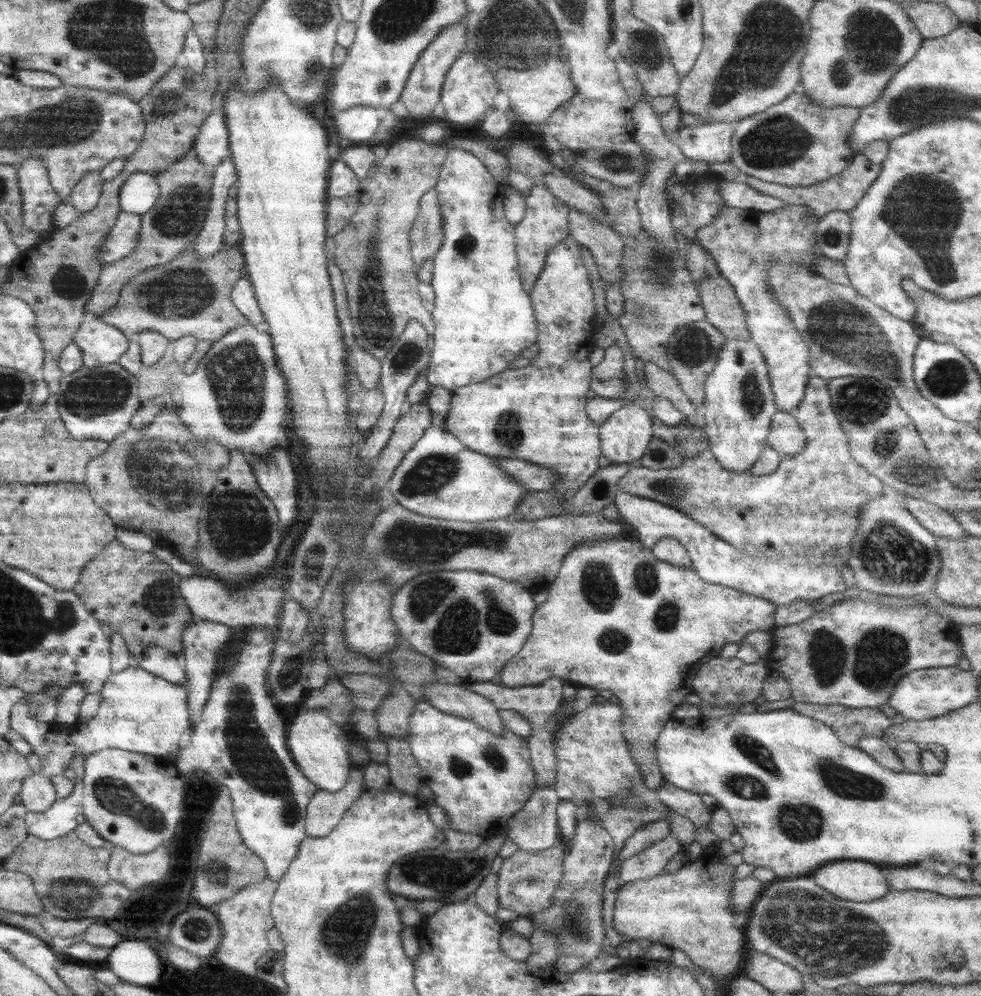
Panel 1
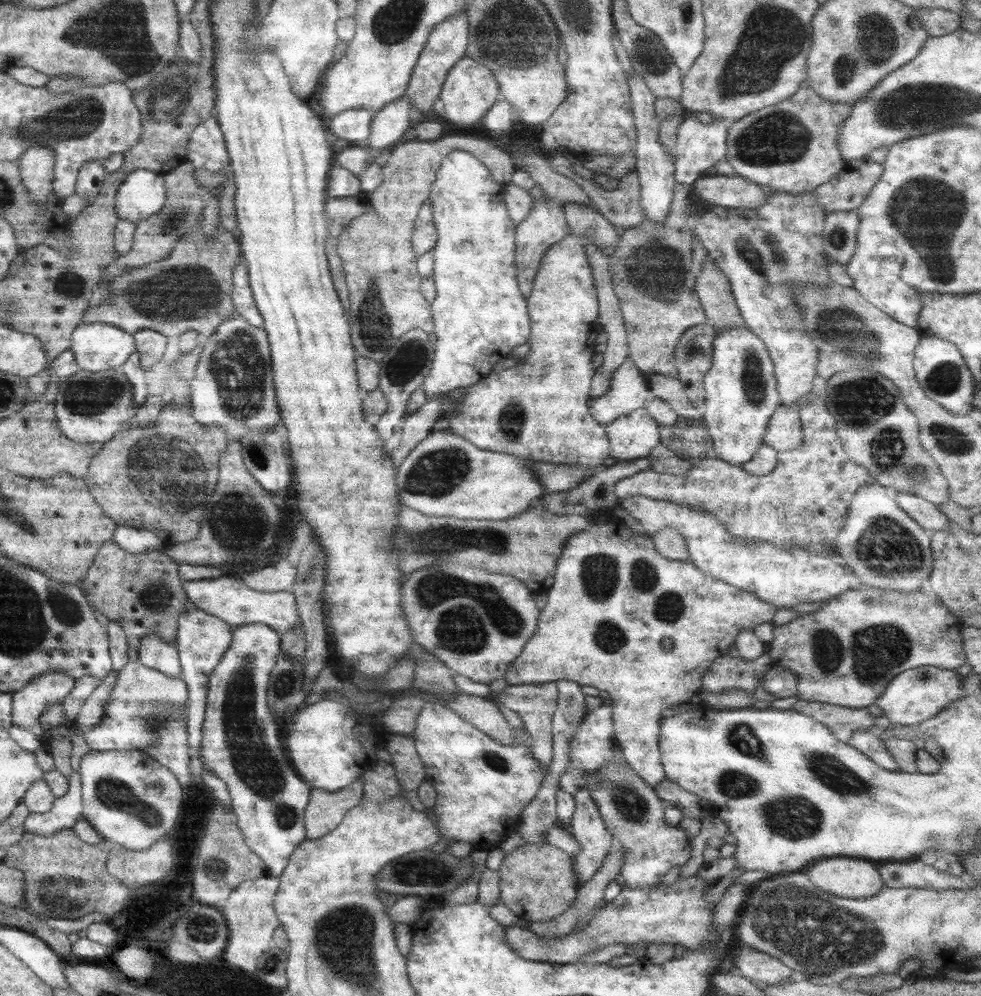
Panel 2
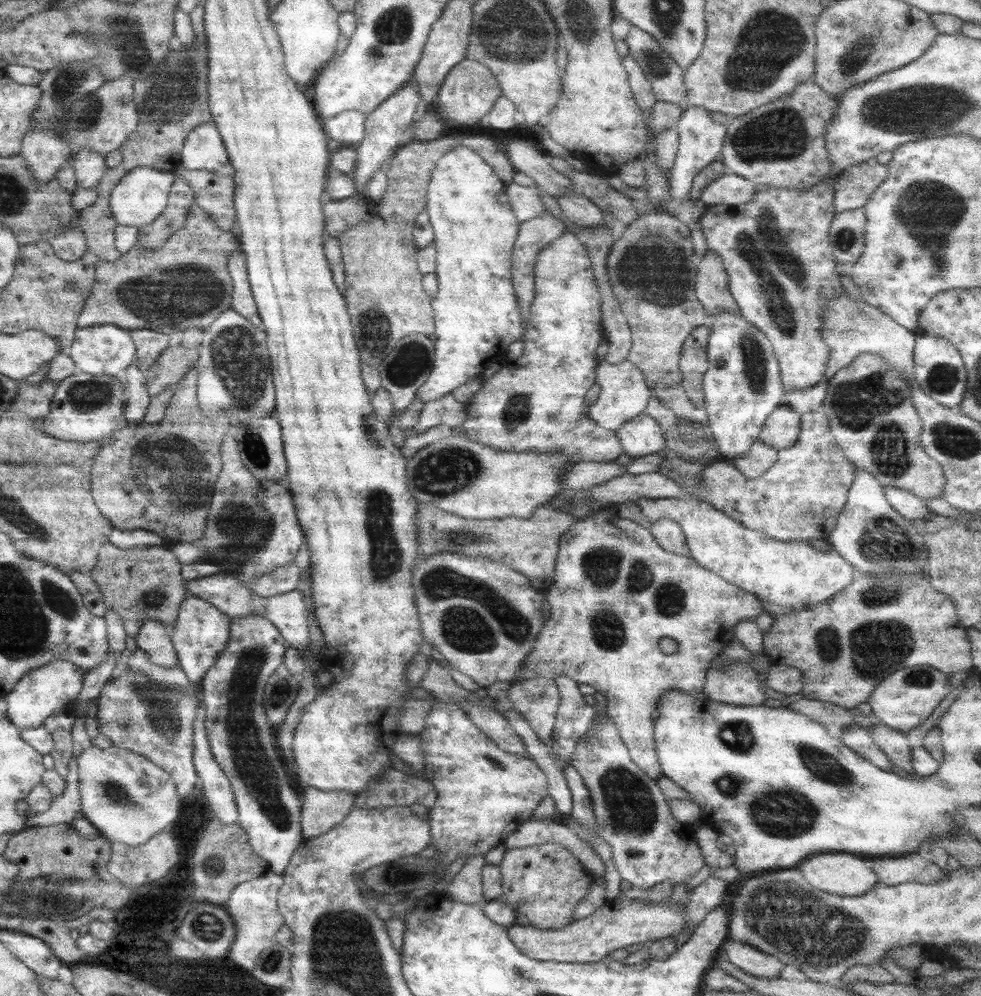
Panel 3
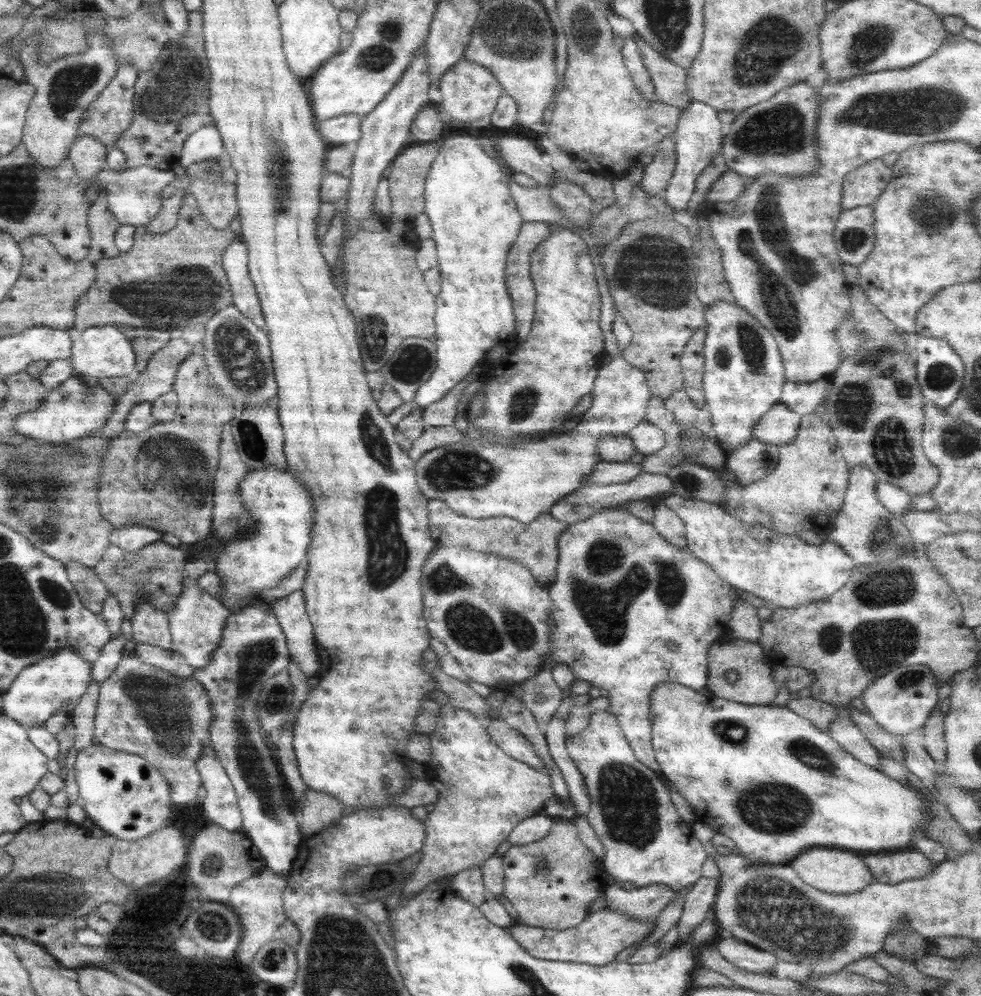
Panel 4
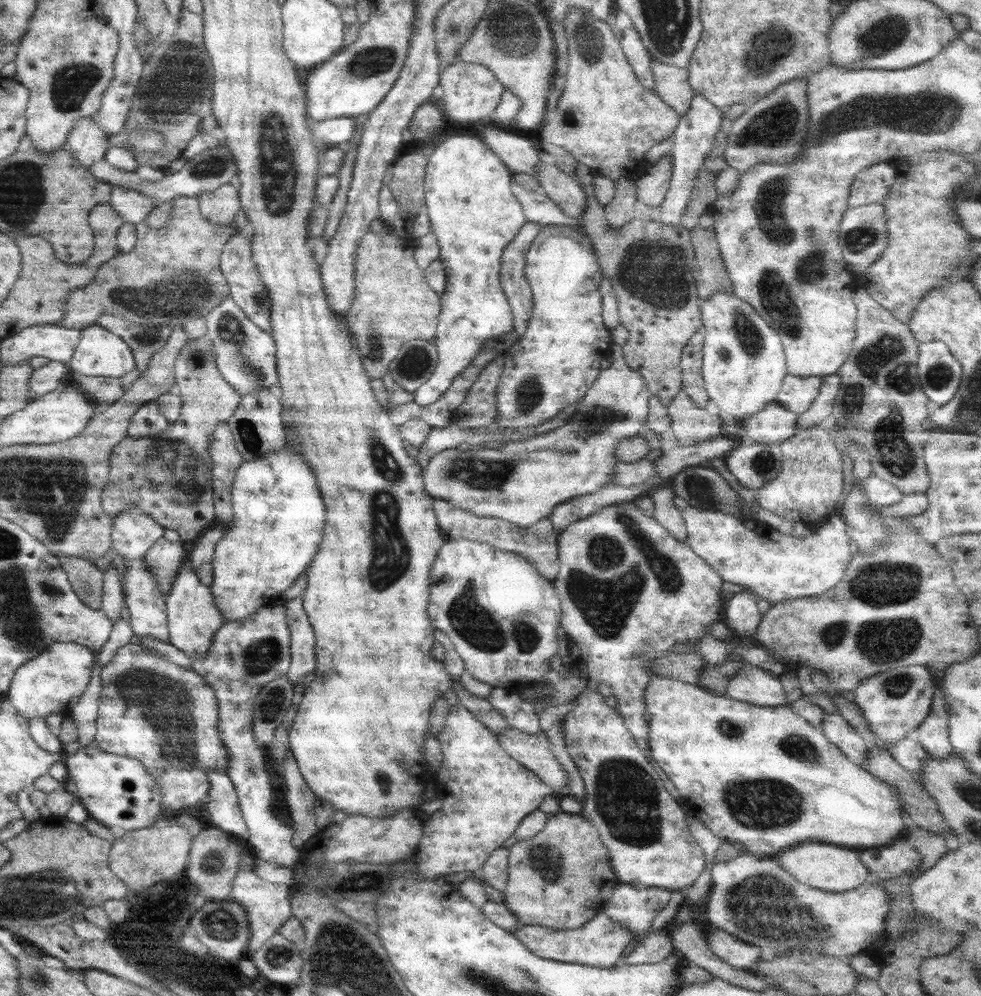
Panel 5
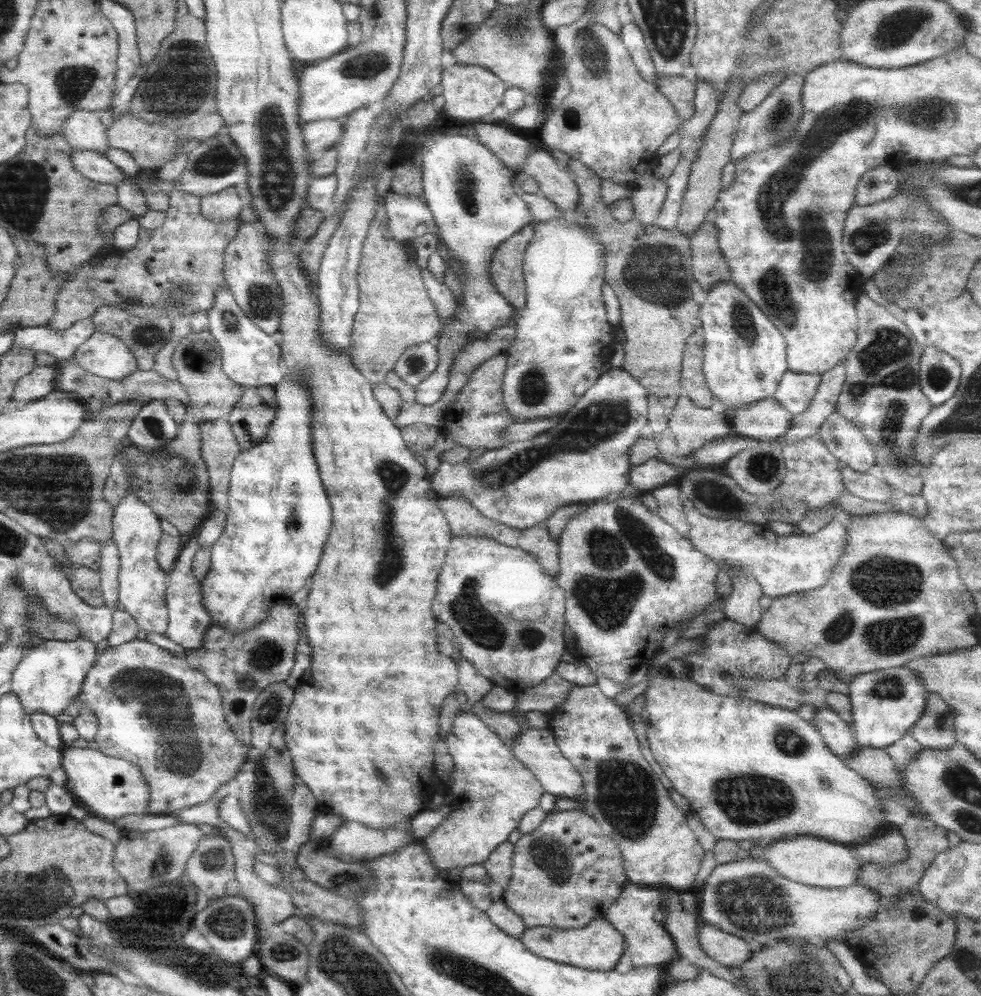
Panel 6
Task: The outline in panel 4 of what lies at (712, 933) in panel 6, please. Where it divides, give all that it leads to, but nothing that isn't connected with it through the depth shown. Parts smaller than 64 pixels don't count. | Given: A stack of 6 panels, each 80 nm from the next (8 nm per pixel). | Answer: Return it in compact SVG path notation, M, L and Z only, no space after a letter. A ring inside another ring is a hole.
M726 934L719 936L715 946L728 962L741 970L754 974L769 975L779 960L772 953L760 950Z

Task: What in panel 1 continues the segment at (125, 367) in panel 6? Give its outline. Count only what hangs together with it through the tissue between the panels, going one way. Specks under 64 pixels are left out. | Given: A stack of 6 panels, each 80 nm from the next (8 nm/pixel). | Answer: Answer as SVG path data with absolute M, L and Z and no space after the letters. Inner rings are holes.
M88 313L74 334L73 342L80 349L82 366L90 369L117 363L129 345L121 330Z

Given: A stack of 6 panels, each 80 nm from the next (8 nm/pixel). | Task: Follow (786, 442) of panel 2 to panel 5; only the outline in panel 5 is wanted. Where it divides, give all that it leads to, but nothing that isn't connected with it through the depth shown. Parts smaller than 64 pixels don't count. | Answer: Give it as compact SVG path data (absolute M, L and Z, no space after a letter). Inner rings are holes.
M778 402L748 415L744 420L745 441L780 444L797 433L797 414Z

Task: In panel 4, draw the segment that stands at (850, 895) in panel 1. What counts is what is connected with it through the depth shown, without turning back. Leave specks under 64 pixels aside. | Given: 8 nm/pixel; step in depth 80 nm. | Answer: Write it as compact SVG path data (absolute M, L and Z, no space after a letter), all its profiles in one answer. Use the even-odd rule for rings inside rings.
M812 847L797 854L787 862L796 874L810 886L830 894L852 894L875 882L868 865L862 855L844 849L829 847Z

